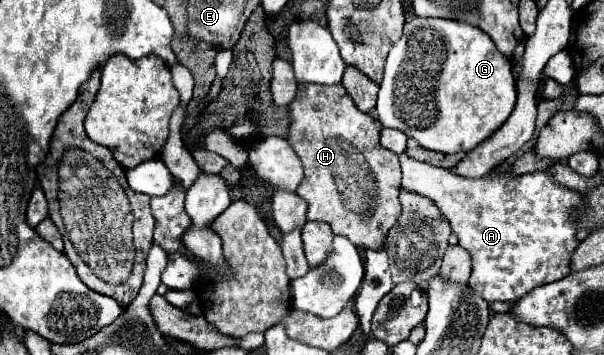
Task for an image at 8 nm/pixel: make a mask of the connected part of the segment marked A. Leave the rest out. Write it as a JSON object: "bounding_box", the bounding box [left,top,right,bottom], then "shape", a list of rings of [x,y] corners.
{"bounding_box":[401,153,579,303],"shape":[[[407,153],[401,157],[401,169],[403,169],[403,189],[417,193],[421,197],[431,199],[441,215],[449,221],[451,231],[457,235],[459,247],[469,251],[473,271],[469,277],[469,287],[479,293],[487,303],[491,301],[517,301],[525,293],[529,293],[535,287],[559,281],[569,275],[569,263],[571,253],[577,249],[579,241],[575,239],[575,225],[567,221],[567,209],[579,201],[579,193],[559,187],[553,183],[551,173],[547,171],[535,171],[519,177],[511,177],[507,173],[509,165],[503,163],[497,167],[497,171],[489,173],[483,179],[465,179],[455,177],[449,169],[433,167],[427,163],[419,163]]]}

